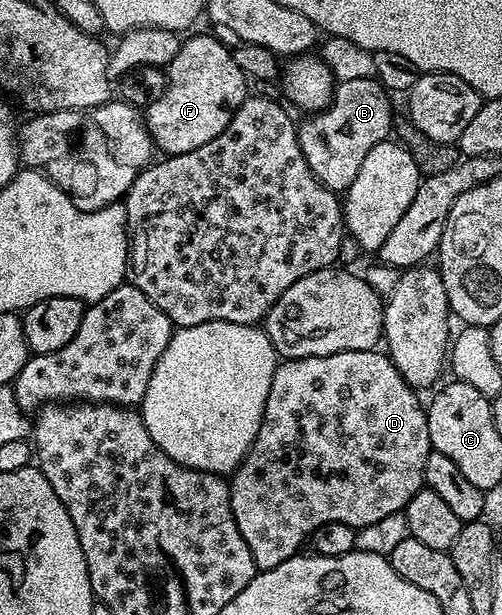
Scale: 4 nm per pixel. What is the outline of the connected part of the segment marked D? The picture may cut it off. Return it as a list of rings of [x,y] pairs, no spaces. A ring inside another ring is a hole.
[[[380,349],[339,351],[305,359],[284,359],[277,366],[274,381],[270,381],[270,397],[266,397],[262,425],[250,445],[248,455],[240,462],[230,479],[234,521],[238,525],[238,533],[242,533],[242,541],[250,545],[250,553],[260,571],[274,569],[282,565],[282,561],[292,558],[303,548],[300,547],[303,543],[305,546],[311,540],[314,529],[318,529],[318,525],[326,525],[330,521],[342,521],[346,525],[359,529],[366,525],[374,525],[374,521],[382,521],[382,517],[399,515],[403,512],[405,505],[414,497],[414,493],[418,493],[425,486],[426,457],[433,451],[428,428],[428,413],[425,404],[423,402],[420,404],[420,399],[416,395],[419,394],[398,373],[392,360]]]

